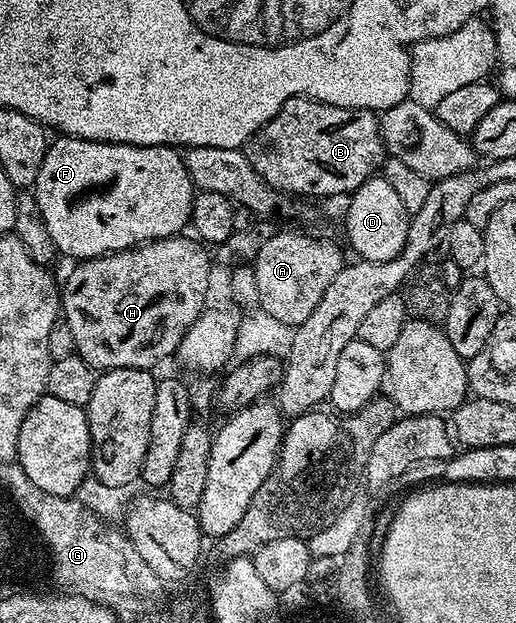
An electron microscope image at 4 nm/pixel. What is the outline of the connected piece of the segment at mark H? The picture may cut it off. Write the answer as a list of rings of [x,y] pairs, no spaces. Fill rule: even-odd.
[[[178,234],[74,263],[74,268],[70,270],[65,284],[63,280],[59,291],[63,319],[71,330],[76,355],[82,356],[94,370],[149,370],[154,367],[152,364],[168,356],[170,359],[176,353],[183,334],[207,307],[205,299],[209,296],[209,279],[213,276],[213,264],[209,261],[208,251],[210,249],[192,235]]]

